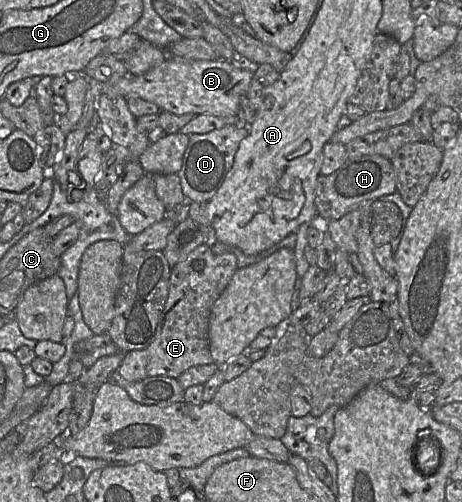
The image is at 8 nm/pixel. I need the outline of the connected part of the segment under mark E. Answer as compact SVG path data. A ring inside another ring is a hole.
M206 244L196 247L184 261L173 266L167 301L153 341L142 350L125 352L117 369L119 375L130 382L154 376L178 378L190 367L213 363L209 347L211 308L237 269L235 254L214 254Z

